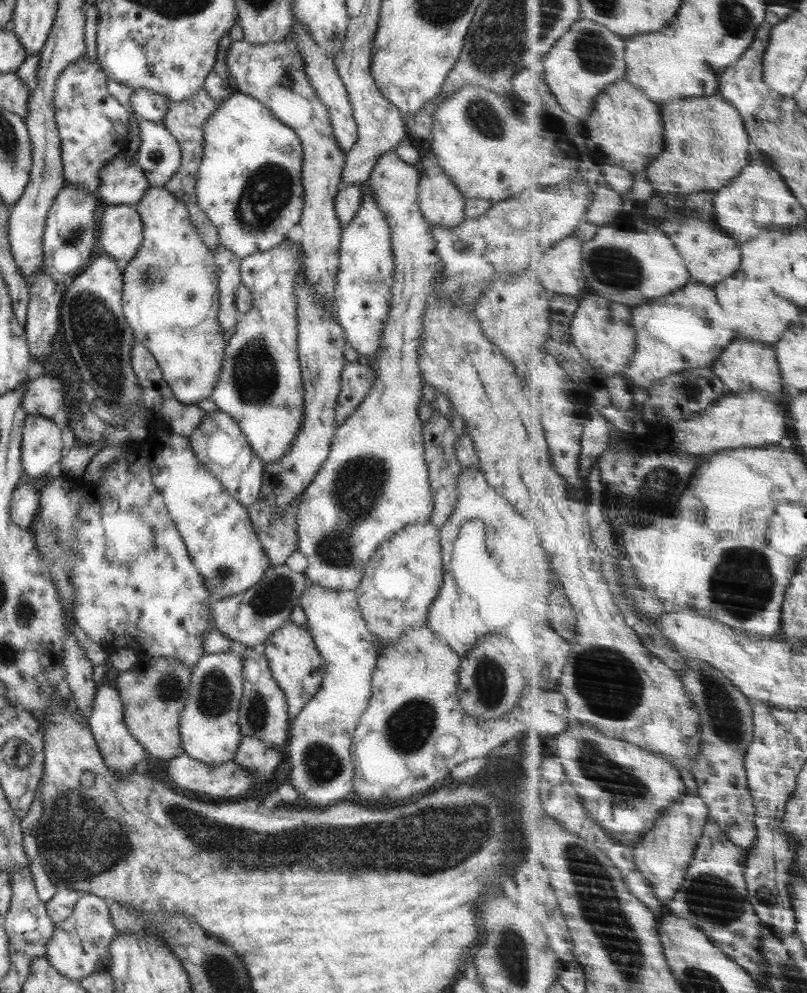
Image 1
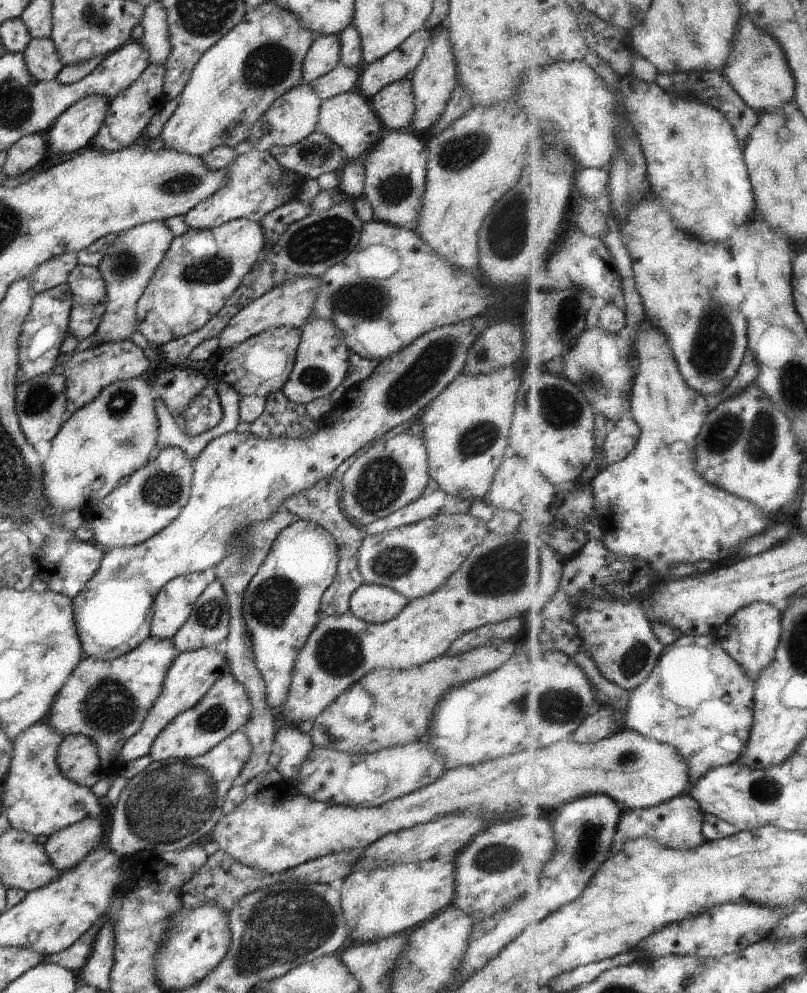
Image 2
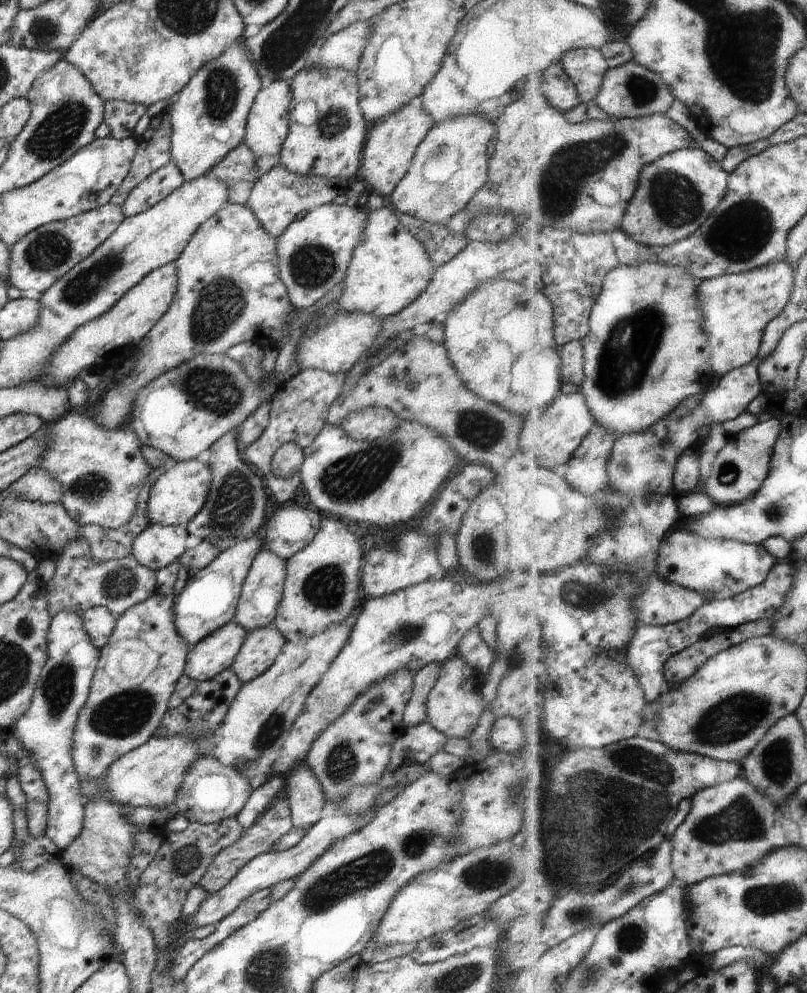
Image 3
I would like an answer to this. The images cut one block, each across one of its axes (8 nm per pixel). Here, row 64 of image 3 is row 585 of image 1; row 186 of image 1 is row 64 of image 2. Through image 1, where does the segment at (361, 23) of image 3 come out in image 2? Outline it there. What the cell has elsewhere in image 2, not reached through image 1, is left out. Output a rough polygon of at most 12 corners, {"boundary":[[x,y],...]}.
{"boundary":[[429,30],[363,66],[359,90],[368,98],[408,78],[423,58]]}

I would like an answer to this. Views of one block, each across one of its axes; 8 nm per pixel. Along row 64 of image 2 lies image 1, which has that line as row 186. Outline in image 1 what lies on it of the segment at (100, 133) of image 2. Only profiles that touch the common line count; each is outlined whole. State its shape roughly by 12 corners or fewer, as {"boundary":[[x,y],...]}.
{"boundary":[[148,184],[120,305],[183,404],[211,394],[227,338],[215,256]]}

